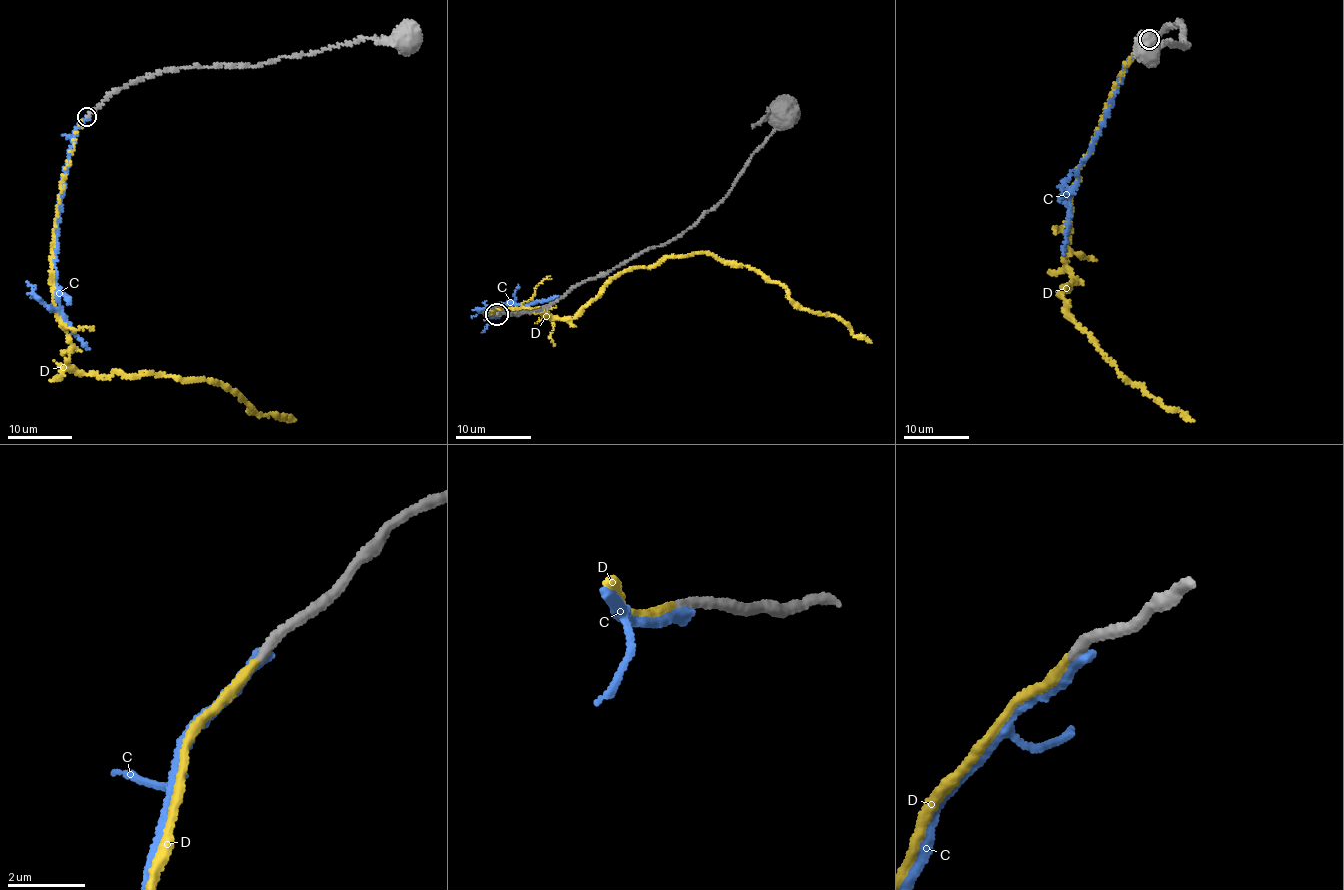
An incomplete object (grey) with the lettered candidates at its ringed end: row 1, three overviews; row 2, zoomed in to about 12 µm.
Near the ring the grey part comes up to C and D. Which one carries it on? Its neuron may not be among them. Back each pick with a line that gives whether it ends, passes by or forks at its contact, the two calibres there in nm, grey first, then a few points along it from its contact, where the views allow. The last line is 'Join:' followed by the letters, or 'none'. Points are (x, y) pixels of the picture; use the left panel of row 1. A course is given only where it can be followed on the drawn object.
D: it ends; calibres 240 and 240 nm; course (87, 117), (50, 257), (67, 365), (213, 379), (250, 411), (293, 420)
Join: D

